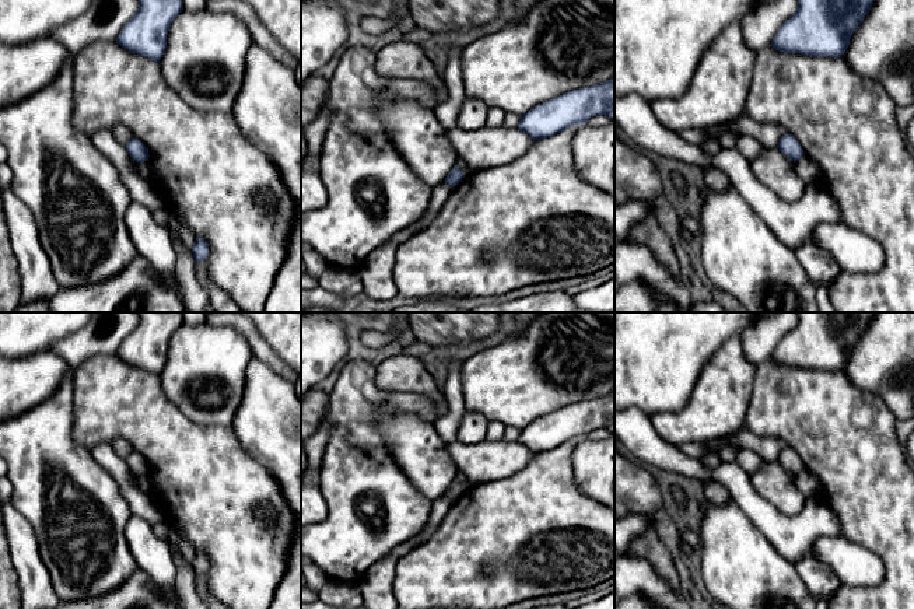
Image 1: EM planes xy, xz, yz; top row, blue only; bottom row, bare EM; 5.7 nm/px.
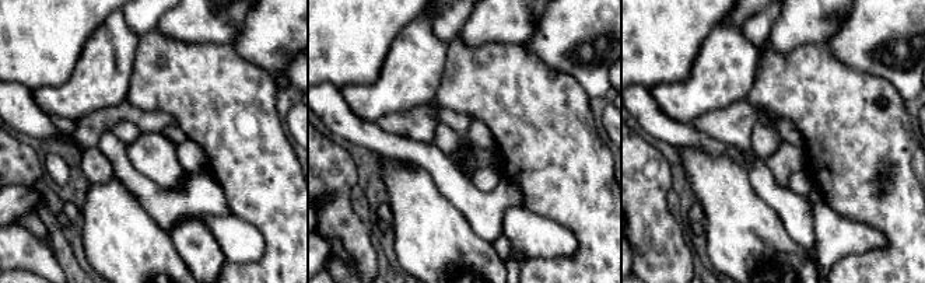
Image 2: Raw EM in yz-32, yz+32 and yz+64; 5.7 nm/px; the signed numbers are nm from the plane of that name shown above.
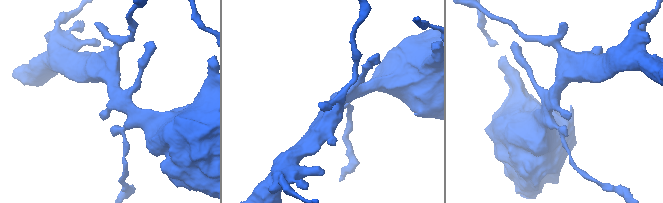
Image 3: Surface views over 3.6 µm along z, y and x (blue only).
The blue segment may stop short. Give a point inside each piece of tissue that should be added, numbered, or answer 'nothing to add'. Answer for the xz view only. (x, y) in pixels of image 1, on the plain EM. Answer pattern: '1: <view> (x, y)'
nothing to add

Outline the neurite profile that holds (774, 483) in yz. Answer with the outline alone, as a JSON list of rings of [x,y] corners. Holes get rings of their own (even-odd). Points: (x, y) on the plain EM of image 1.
[[[764,461],[757,472],[749,475],[756,491],[788,517],[798,515],[806,497],[798,490],[795,476],[777,461]]]

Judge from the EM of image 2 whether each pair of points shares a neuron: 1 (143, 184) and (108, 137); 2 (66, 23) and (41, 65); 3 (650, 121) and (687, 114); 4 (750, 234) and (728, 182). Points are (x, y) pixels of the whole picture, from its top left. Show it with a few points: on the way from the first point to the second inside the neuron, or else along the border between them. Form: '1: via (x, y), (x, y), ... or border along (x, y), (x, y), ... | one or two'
1: via (130, 174), (114, 150) | one
2: via (56, 32), (41, 48), (41, 55) | one
3: border along (651, 90), (652, 98), (665, 114), (692, 125) | two
4: via (738, 222), (728, 195) | one

